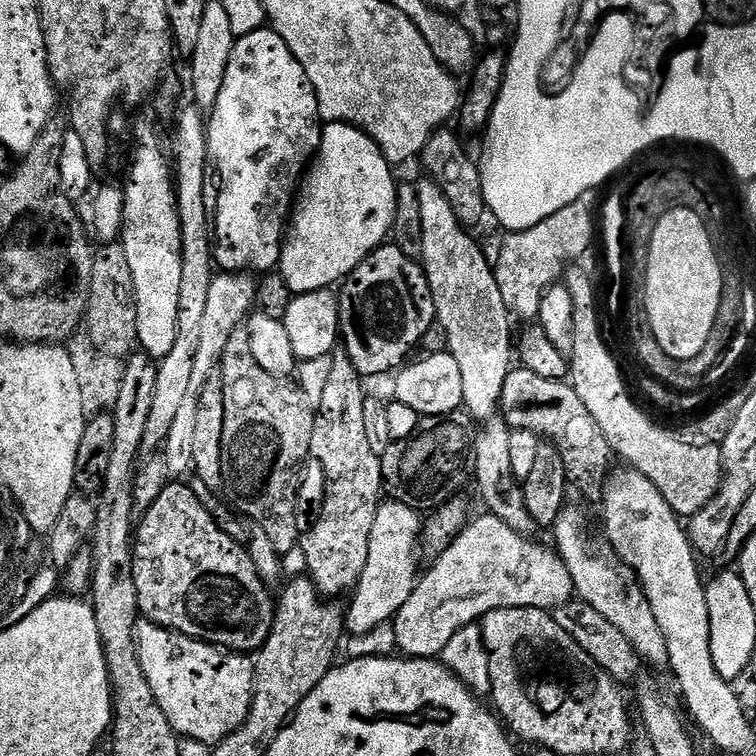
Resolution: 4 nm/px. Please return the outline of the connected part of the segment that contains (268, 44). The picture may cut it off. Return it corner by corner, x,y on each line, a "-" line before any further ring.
265,26
254,30
254,34
246,34
237,39
234,50
230,54
230,66
226,66
226,78
222,82
222,90
218,93
218,102
211,108
206,120
208,126
208,167
210,169
210,187
206,189
206,210
208,223
212,226
212,254
217,269
225,273
267,274
279,265
280,249
286,239
286,225
290,220
290,209
298,192
298,185
320,145
322,121
318,110
318,98
314,94
314,86
310,78
306,78
306,70
294,58
290,46
271,27

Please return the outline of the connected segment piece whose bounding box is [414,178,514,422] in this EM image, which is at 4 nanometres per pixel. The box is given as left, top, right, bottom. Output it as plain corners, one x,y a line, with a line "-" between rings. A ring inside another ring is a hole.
424,178
416,192
414,191
414,198
421,207
422,216
420,260
424,277
428,279
428,292
434,298
436,320
446,328
448,351
451,352
454,362
458,362
458,370
462,373
463,407
473,421
487,422
497,415
503,382
514,367
514,320
503,302
502,290
498,290
493,261
476,245
475,238
468,233
471,231
460,223
458,214
454,214
454,206
446,202
446,194
442,194
442,190
432,179

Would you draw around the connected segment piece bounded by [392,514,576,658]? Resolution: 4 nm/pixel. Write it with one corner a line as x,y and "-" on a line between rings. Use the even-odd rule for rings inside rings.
483,514
471,521
456,535
452,545
441,556
435,557
432,569
421,575
415,582
415,588
406,599
406,604
395,616
392,629
396,635
396,647
408,658
436,658
440,651
462,630
462,626
483,621
490,610
499,608
543,608
554,610
567,600
573,599
576,586
570,576
566,562
559,552
551,547
543,548
532,544
529,537
518,534
506,526
498,517

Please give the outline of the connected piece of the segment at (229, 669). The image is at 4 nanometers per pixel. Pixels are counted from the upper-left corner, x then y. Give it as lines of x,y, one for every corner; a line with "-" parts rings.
151,622
141,623
137,627
136,643
142,674
146,674
146,682
150,682
150,690
154,690
154,698
158,698
158,706
162,706
162,714
166,714
166,722
170,722
177,737
215,746
244,725
250,714
256,681
256,665
247,655
229,652
205,640
183,636
180,632
170,632

